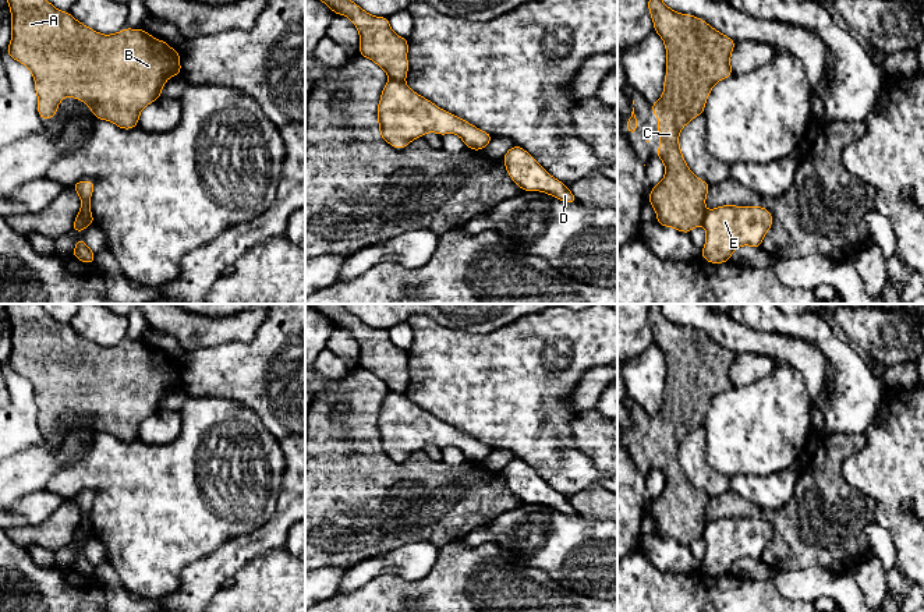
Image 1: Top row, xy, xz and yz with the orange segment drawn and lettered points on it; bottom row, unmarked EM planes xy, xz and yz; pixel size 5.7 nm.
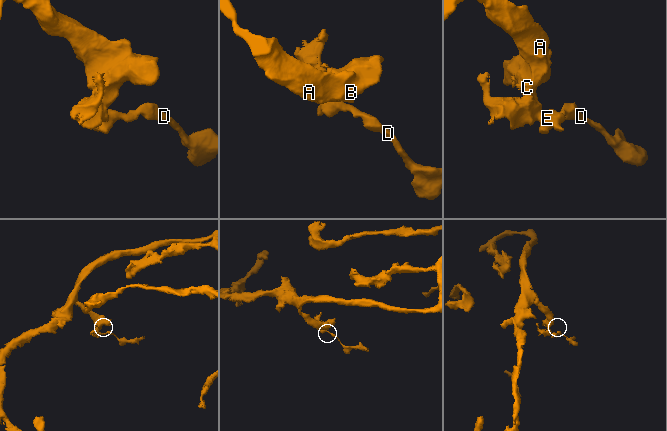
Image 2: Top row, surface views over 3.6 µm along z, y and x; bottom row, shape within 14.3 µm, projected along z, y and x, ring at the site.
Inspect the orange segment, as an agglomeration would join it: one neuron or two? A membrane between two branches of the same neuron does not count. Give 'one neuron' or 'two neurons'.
two neurons

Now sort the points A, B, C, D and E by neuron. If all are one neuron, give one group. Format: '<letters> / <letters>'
A B C / D E

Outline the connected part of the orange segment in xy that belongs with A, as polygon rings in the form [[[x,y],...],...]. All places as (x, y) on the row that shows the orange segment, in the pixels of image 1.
[[[47,0],[7,3],[11,42],[6,53],[33,74],[42,120],[54,117],[60,100],[72,96],[86,103],[96,120],[109,120],[123,130],[131,130],[138,125],[141,110],[162,96],[166,81],[181,74],[180,52],[152,38],[145,29],[124,28],[113,35],[102,35]]]

